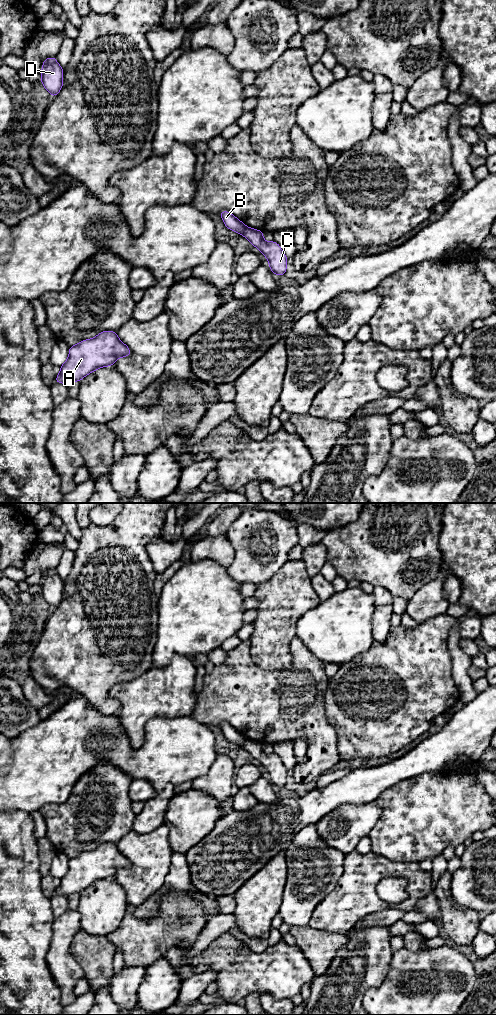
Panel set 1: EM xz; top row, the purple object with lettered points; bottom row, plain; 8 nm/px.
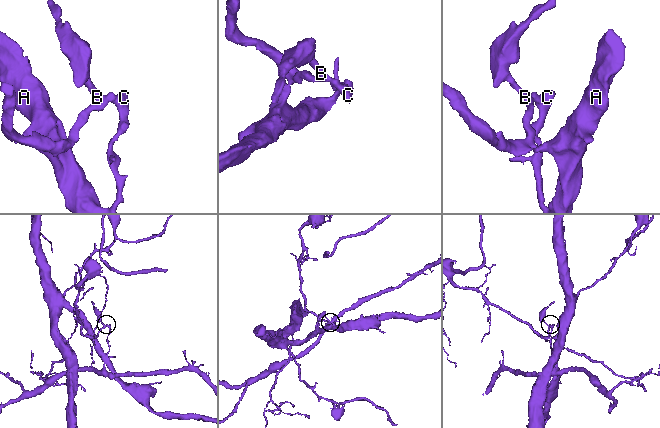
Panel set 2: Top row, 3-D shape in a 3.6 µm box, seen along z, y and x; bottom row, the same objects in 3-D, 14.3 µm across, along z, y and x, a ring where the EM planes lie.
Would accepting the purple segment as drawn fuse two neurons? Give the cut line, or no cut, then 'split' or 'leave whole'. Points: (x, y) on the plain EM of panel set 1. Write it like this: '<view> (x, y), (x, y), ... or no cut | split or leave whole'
xz (247, 739), (242, 746) | split

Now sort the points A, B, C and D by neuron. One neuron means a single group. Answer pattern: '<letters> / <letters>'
A B D / C

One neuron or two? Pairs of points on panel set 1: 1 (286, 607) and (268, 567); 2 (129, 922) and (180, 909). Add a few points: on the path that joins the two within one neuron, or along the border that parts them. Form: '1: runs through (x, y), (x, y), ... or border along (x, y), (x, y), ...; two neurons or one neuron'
1: border along (288, 560), (268, 579), (256, 584); two neurons
2: runs through (142, 926), (163, 926), (167, 922); one neuron

